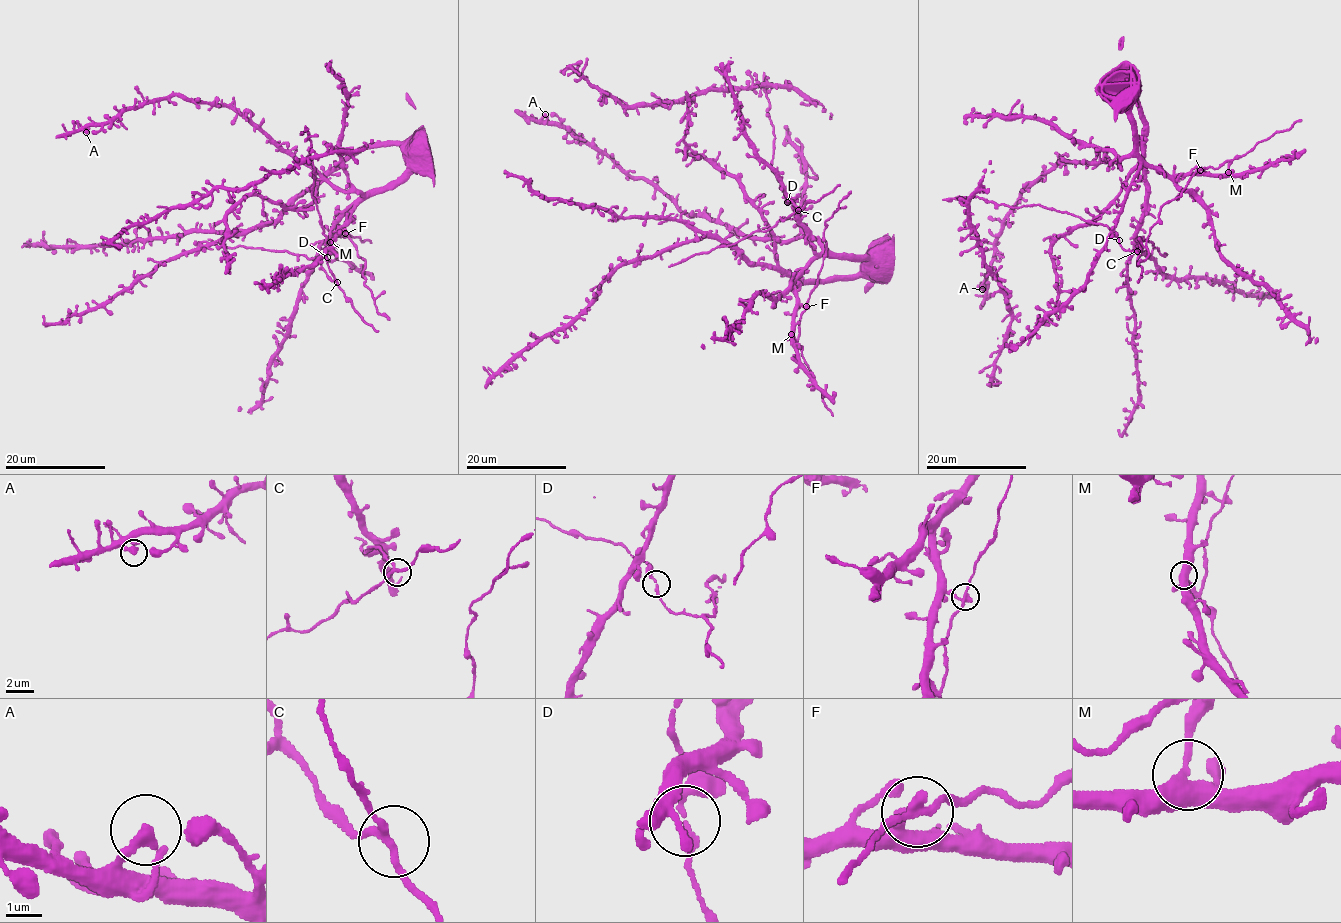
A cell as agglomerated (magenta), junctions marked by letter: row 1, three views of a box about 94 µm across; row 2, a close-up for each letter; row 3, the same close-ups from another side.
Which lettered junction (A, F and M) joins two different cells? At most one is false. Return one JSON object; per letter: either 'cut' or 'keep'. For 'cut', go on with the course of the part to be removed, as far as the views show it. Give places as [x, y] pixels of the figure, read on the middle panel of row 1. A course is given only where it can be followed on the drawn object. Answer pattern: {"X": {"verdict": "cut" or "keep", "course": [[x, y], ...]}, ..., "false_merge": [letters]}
{"A": {"verdict": "keep"}, "F": {"verdict": "keep"}, "M": {"verdict": "keep"}, "false_merge": []}

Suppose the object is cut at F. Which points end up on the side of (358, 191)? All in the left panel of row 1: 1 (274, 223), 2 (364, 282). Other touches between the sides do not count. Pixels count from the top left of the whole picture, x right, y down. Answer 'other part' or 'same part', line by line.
1: same part
2: other part

